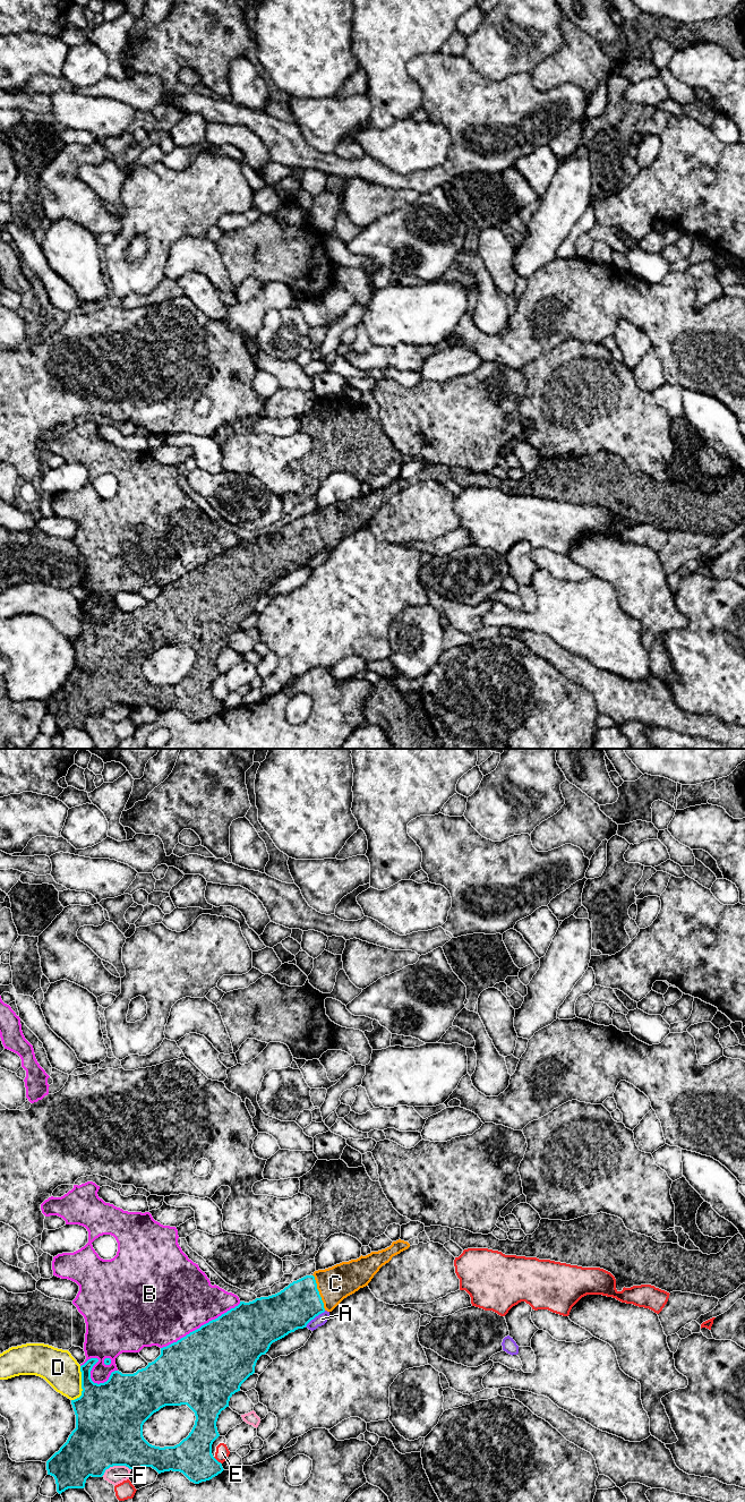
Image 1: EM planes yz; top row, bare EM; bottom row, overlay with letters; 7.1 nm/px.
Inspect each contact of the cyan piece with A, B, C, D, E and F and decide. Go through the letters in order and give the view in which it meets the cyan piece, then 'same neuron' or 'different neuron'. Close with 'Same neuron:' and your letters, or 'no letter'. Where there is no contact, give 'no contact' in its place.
A: meets cyan in yz; different neuron
B: meets cyan in yz; different neuron
C: meets cyan in yz; same neuron
D: meets cyan in yz; different neuron
E: meets cyan in yz; different neuron
F: meets cyan in yz; different neuron
Same neuron: C

